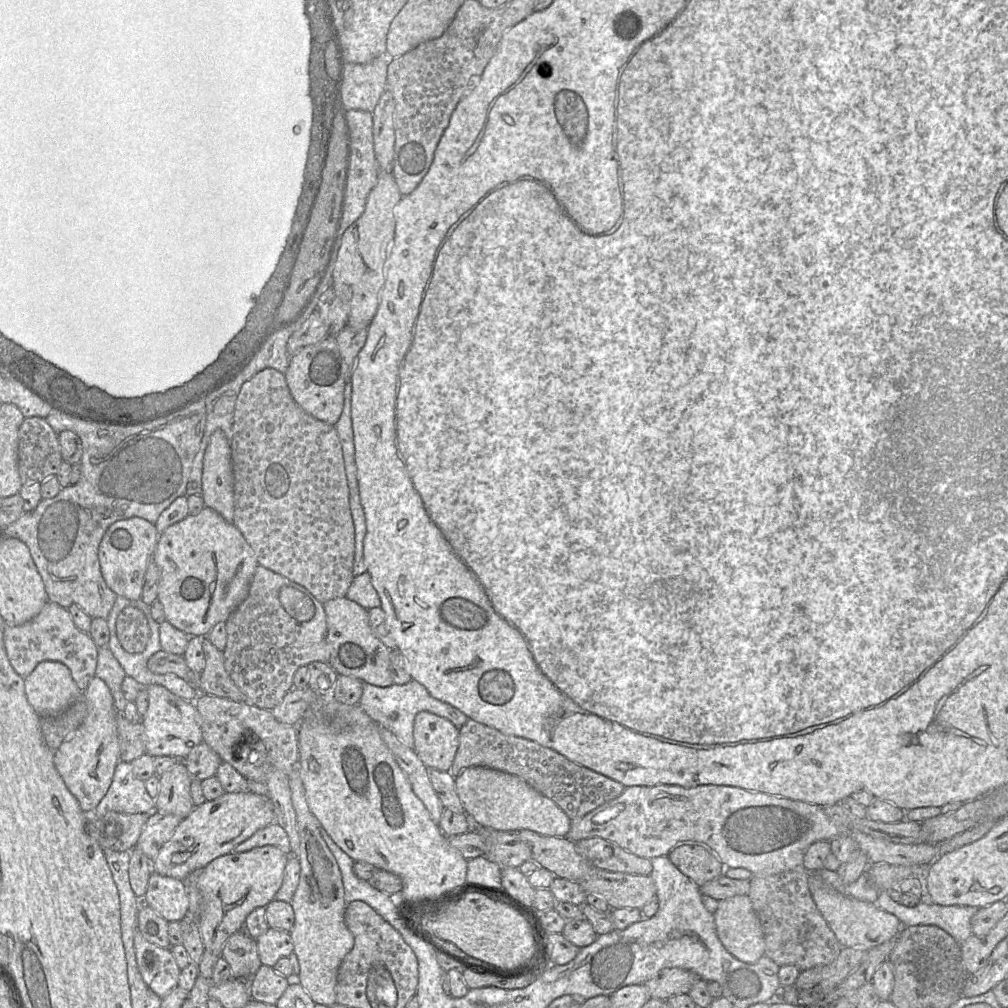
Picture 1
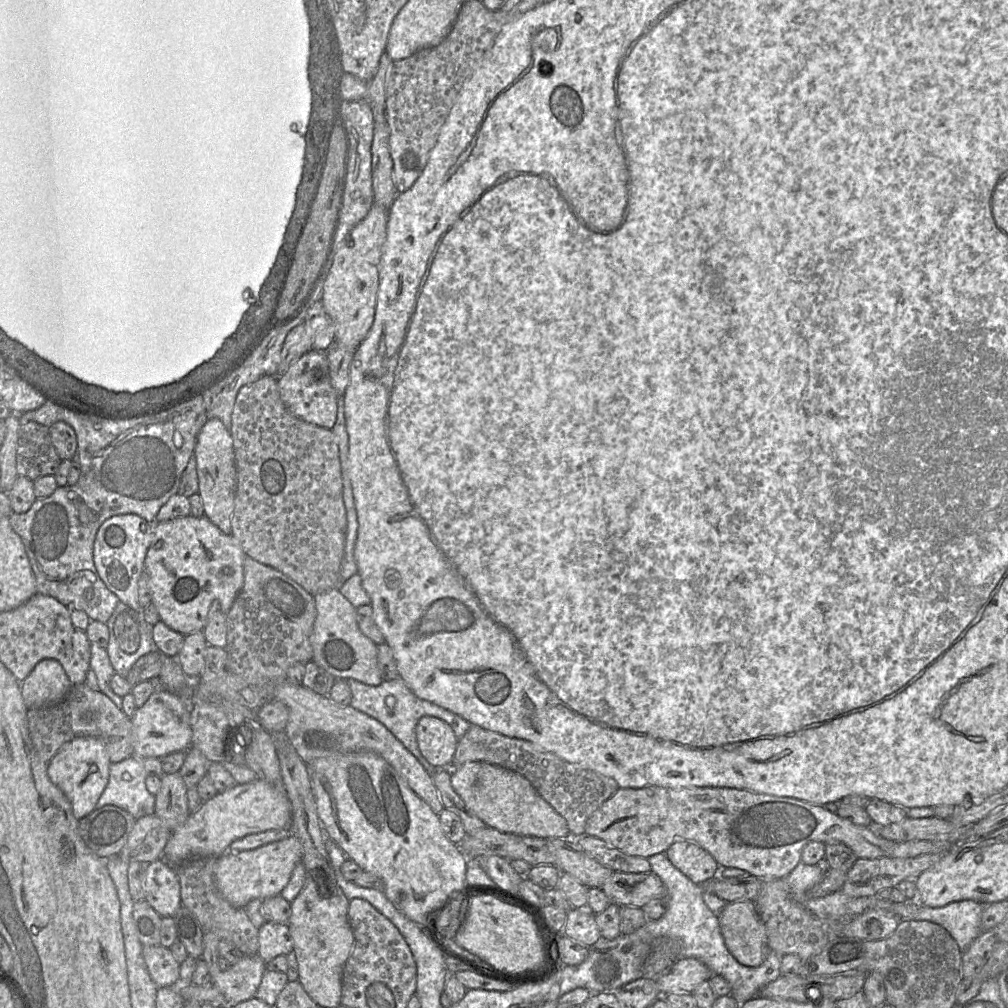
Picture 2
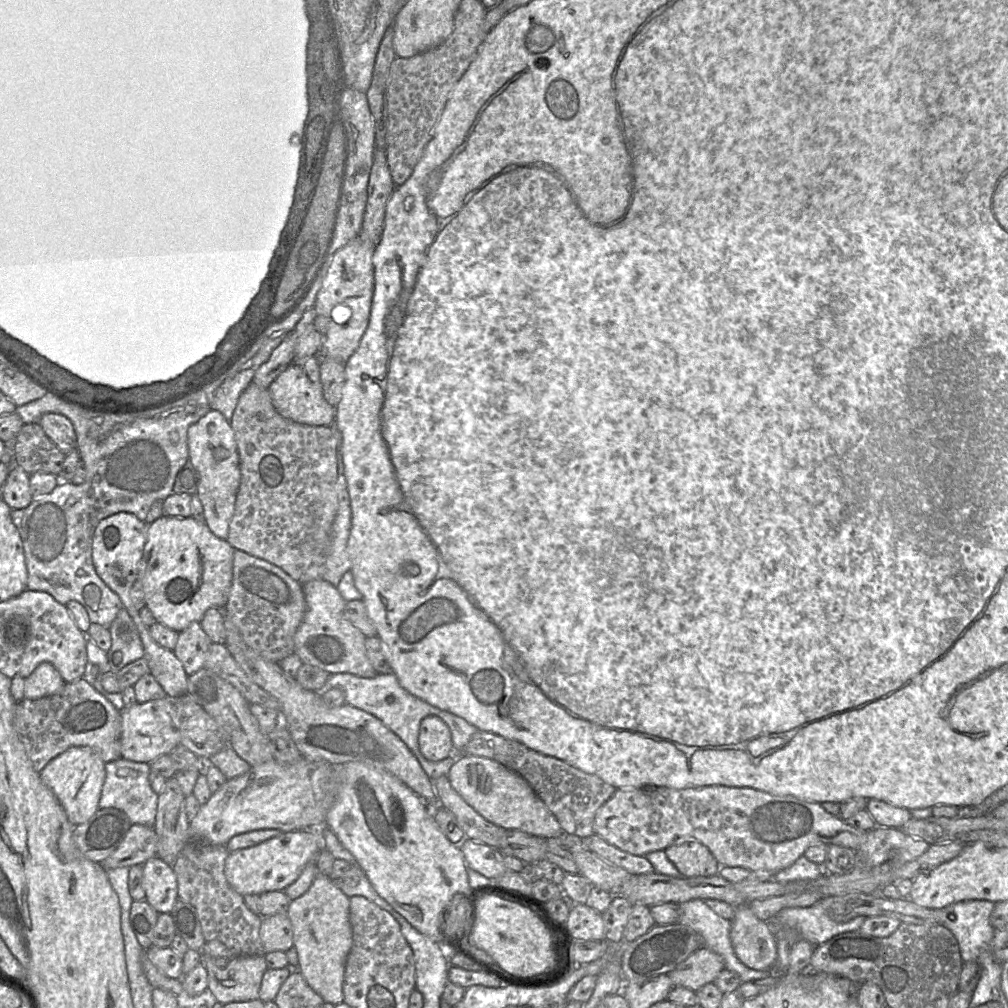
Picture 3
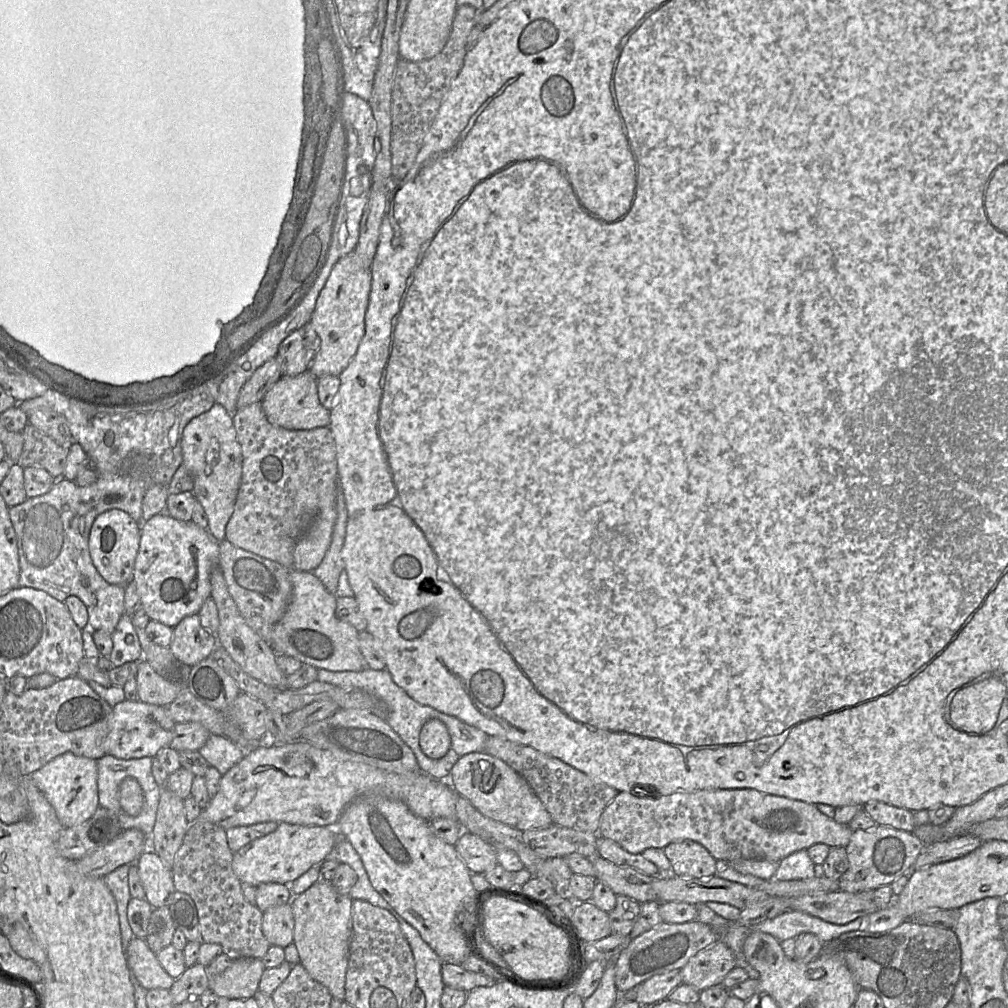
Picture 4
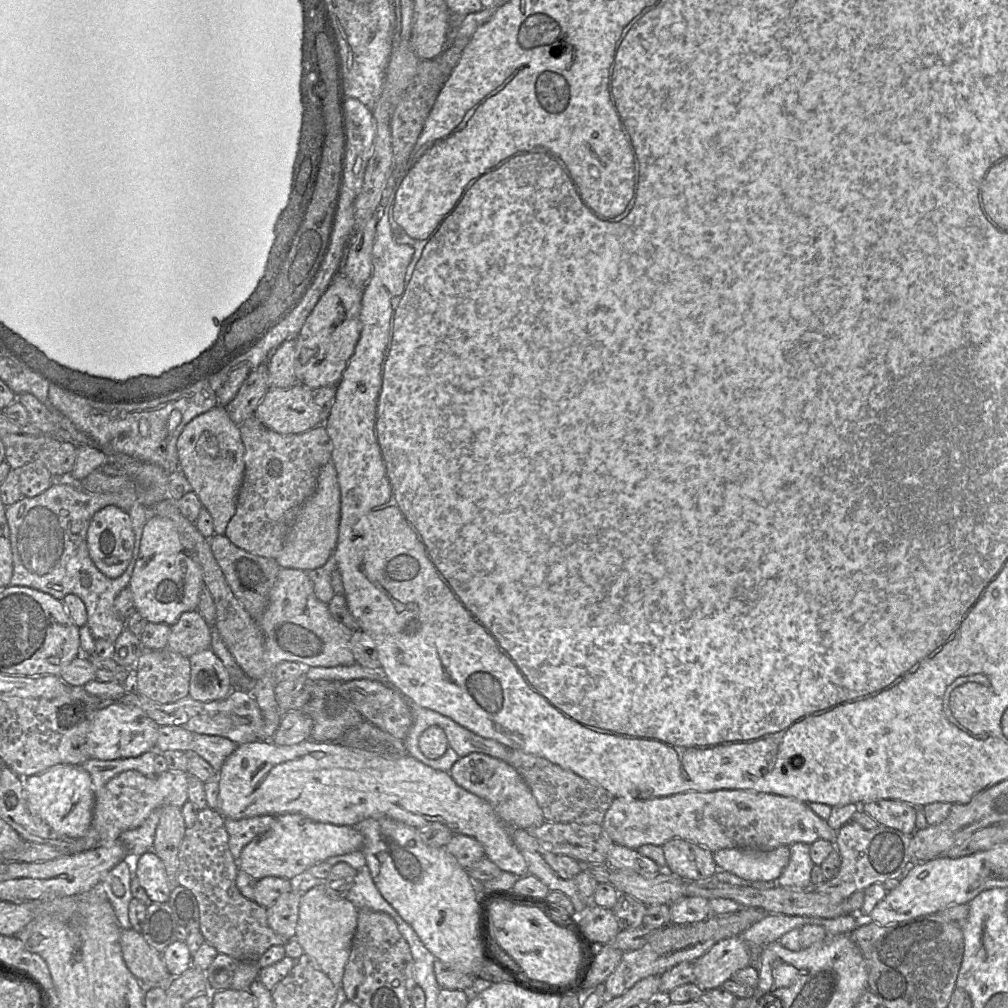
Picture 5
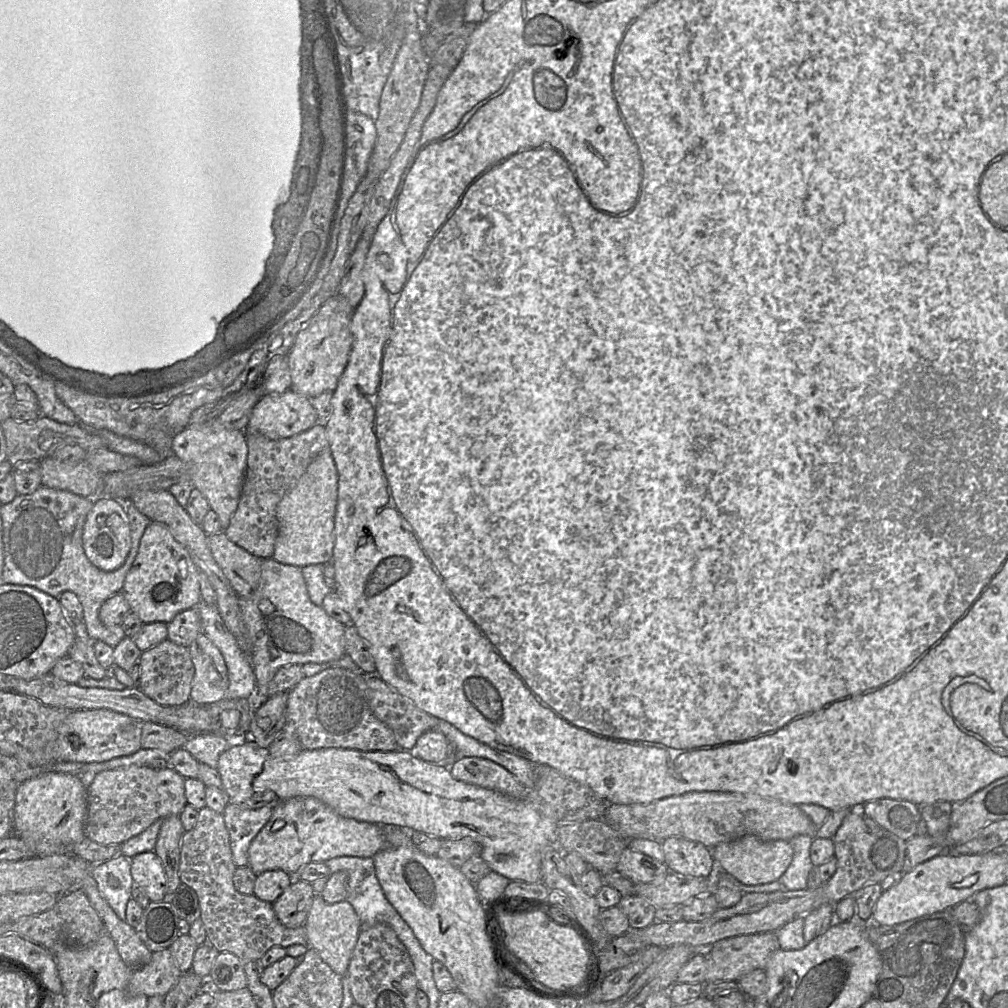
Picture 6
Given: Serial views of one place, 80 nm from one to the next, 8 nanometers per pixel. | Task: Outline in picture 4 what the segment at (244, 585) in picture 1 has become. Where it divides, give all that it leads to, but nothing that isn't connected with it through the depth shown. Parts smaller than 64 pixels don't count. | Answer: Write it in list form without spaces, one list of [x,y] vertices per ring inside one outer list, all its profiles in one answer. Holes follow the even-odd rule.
[[[166,512],[150,518],[143,525],[139,552],[134,565],[134,582],[150,619],[174,628],[186,616],[199,614],[204,601],[211,596],[210,574],[219,565],[219,541],[193,521],[180,521]]]

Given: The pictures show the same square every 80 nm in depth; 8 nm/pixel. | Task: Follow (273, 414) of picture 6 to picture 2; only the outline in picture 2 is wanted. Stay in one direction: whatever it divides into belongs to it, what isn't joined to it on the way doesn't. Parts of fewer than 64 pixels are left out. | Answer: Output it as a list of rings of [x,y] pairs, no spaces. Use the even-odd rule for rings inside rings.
[[[311,349],[276,377],[280,397],[293,415],[320,427],[333,428],[337,418],[338,396],[331,383],[326,351]]]

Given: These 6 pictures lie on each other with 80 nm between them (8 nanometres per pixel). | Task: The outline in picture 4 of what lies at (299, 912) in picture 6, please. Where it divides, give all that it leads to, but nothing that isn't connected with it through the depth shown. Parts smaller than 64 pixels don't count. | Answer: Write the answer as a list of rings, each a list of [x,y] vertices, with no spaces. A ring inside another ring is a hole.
[[[291,903],[263,912],[262,931],[271,946],[285,948],[294,939],[294,915]]]

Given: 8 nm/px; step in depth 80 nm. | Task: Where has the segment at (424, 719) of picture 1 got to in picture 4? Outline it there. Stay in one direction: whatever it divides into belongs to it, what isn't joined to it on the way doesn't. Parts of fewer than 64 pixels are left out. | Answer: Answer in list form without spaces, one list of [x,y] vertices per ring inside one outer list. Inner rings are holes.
[[[438,719],[428,720],[421,729],[419,745],[431,759],[444,757],[451,748],[451,737],[445,724]]]

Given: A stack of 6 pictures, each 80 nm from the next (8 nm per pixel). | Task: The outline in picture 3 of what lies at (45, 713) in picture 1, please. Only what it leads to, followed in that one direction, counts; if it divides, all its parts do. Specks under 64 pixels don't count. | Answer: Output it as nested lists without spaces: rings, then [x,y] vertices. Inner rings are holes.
[[[41,663],[24,681],[24,699],[40,699],[56,694],[65,684],[58,670],[50,663]]]

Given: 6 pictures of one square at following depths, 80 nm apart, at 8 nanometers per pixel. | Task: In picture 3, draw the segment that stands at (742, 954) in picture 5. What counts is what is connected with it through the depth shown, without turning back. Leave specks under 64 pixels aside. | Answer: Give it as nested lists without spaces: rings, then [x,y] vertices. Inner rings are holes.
[[[703,946],[668,973],[674,987],[688,988],[697,992],[708,983],[713,983],[725,969],[722,957]]]

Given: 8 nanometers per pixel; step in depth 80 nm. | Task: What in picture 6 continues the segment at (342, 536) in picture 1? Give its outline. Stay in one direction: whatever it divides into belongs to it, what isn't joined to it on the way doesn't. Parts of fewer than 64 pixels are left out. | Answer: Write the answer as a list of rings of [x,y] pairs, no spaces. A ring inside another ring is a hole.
[[[317,423],[308,430],[286,439],[272,440],[246,431],[245,436],[248,452],[244,484],[237,510],[224,532],[229,540],[250,554],[267,559],[273,556],[278,535],[277,506],[311,461],[329,449],[328,436],[323,423]]]

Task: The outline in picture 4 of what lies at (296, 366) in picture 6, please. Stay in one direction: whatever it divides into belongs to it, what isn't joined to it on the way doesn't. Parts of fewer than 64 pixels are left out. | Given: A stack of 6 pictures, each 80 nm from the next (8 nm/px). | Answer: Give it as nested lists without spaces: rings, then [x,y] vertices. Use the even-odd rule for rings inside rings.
[[[355,253],[341,258],[320,292],[316,307],[306,329],[310,349],[308,370],[317,378],[340,376],[353,359],[365,333],[365,317],[371,289],[370,268],[365,268]]]

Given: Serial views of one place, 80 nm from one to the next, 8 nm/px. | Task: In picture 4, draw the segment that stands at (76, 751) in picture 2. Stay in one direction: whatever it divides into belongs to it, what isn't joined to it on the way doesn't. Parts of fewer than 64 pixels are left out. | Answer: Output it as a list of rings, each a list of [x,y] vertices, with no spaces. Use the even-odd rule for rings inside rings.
[[[66,752],[30,775],[31,782],[44,794],[64,828],[90,819],[99,807],[97,762],[94,759]]]

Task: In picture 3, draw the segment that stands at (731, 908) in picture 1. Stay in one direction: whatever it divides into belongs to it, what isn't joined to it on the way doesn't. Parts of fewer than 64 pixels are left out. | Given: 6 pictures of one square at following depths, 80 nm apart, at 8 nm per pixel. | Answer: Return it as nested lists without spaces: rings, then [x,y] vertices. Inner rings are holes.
[[[746,903],[736,908],[731,924],[730,938],[737,958],[751,969],[772,970],[777,960],[777,941],[769,923],[757,918]]]

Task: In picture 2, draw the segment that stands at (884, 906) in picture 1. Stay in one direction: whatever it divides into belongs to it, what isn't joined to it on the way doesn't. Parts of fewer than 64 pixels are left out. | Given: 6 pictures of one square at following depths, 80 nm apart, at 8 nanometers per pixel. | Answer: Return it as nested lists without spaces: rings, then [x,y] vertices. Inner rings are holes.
[[[974,900],[951,902],[937,908],[921,905],[910,920],[925,920],[941,925],[956,940],[963,954],[982,933],[981,916],[985,906]]]

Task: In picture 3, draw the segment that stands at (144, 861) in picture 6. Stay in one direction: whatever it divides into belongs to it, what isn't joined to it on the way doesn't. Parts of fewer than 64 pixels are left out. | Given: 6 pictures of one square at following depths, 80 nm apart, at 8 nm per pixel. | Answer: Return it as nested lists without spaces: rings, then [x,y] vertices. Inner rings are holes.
[[[158,856],[143,864],[142,885],[145,900],[158,913],[170,913],[178,898],[177,877],[172,865]]]

